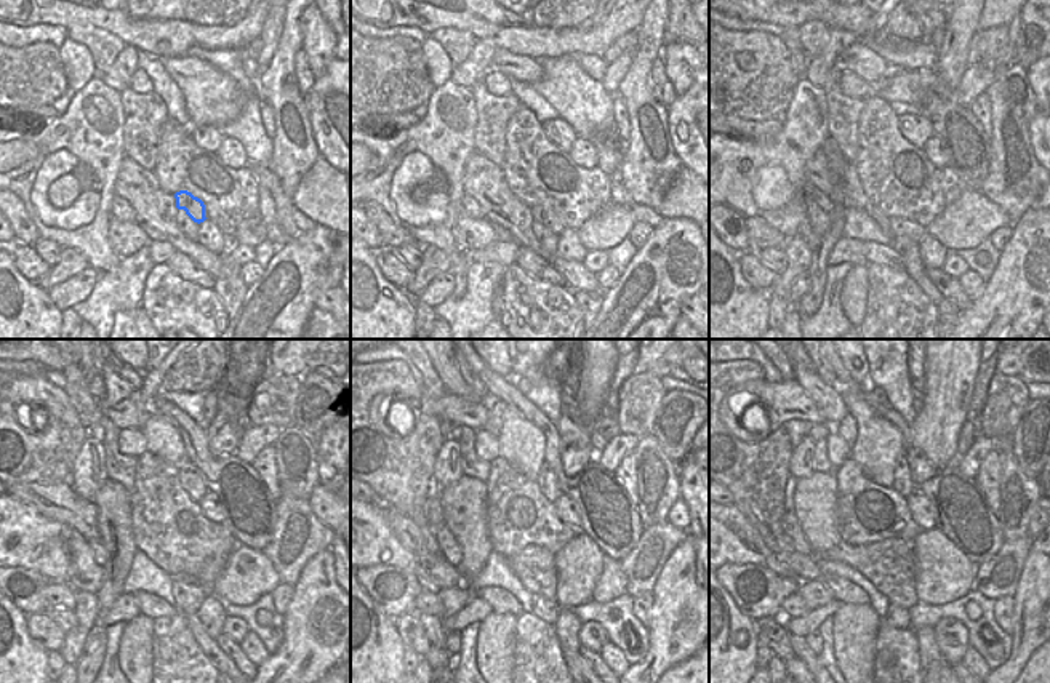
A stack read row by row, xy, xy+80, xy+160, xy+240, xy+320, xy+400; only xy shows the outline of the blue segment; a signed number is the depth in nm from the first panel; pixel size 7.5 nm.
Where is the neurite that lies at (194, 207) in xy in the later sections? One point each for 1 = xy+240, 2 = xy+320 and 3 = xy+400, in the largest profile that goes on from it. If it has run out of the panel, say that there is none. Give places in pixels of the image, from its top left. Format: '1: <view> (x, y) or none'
1: xy+240 (189, 597)
2: xy+320 (546, 610)
3: xy+400 (897, 616)

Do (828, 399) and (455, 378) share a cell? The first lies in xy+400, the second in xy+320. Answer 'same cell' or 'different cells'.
same cell

